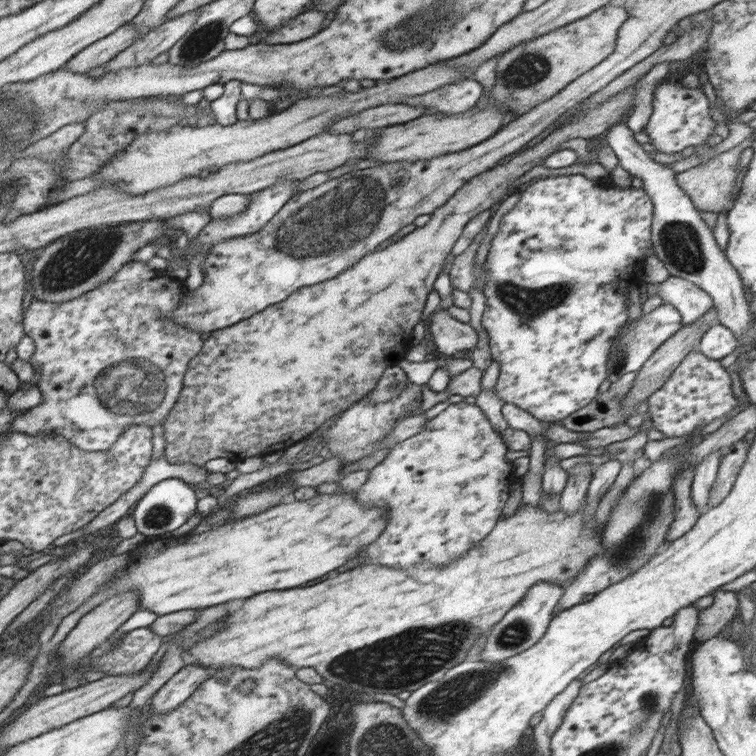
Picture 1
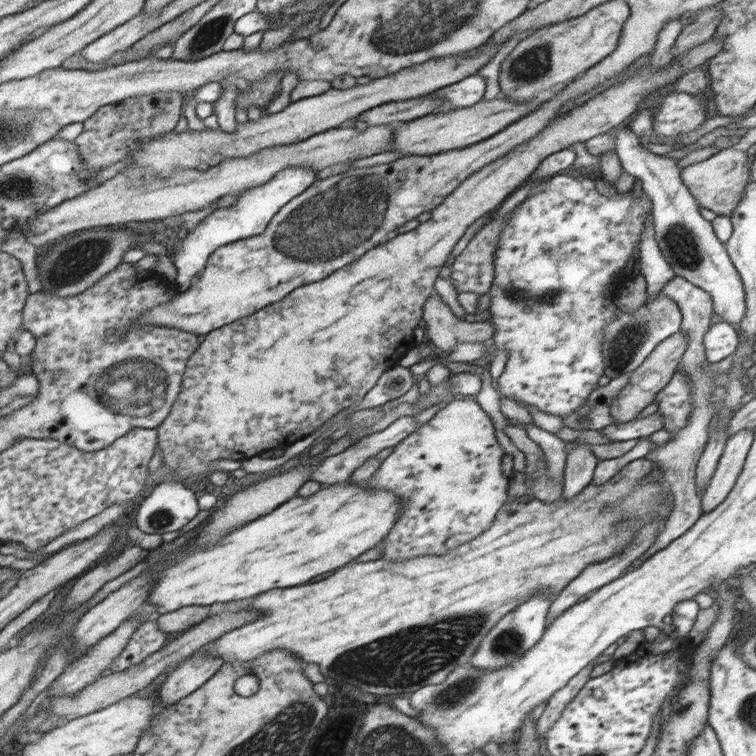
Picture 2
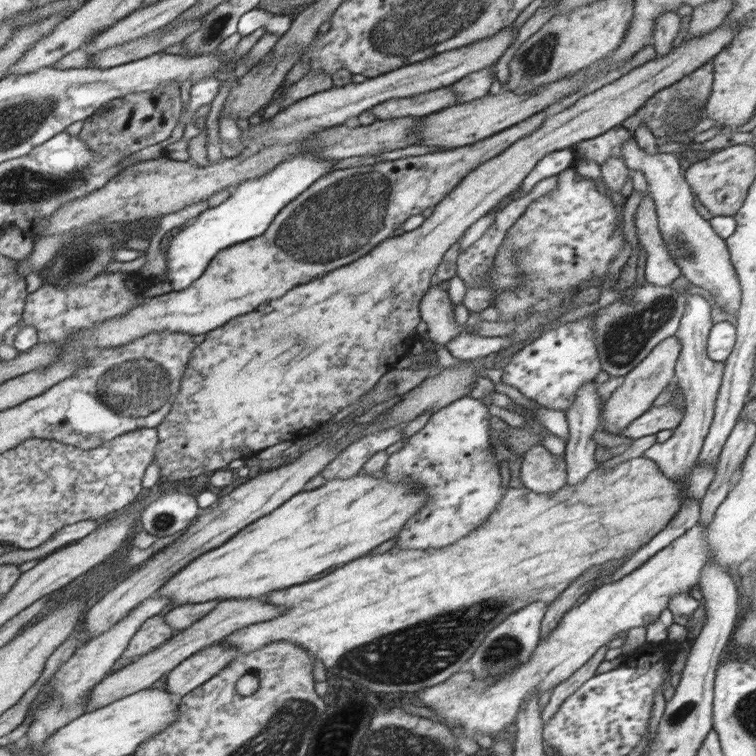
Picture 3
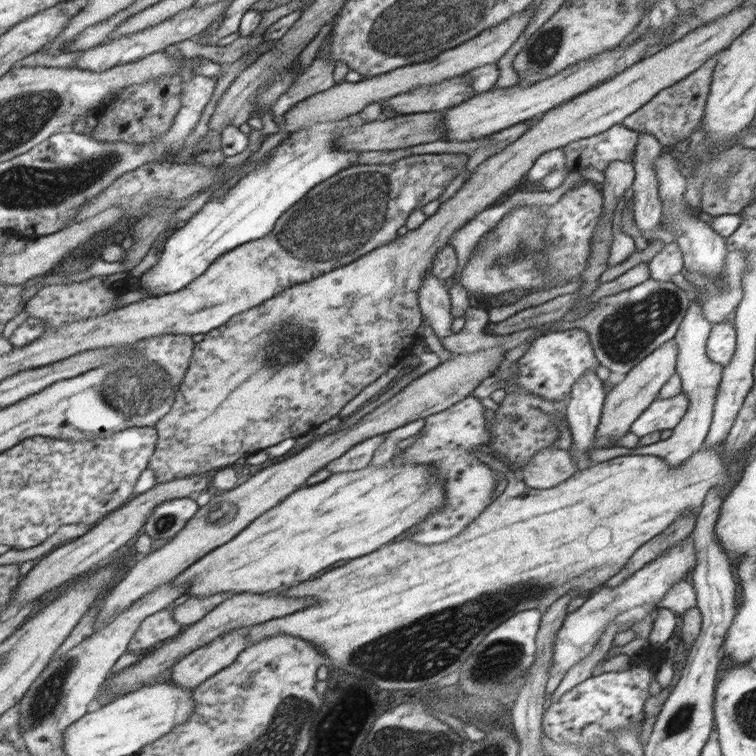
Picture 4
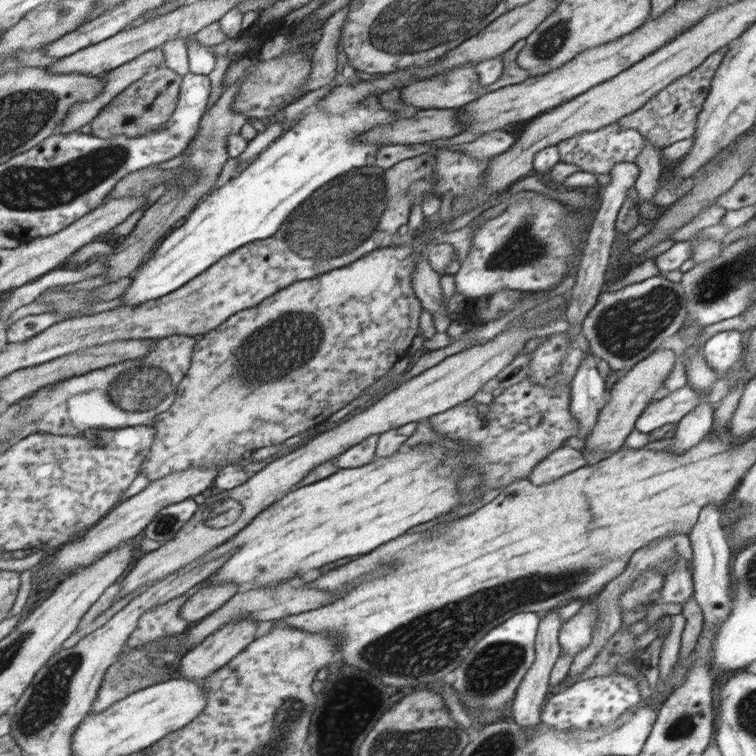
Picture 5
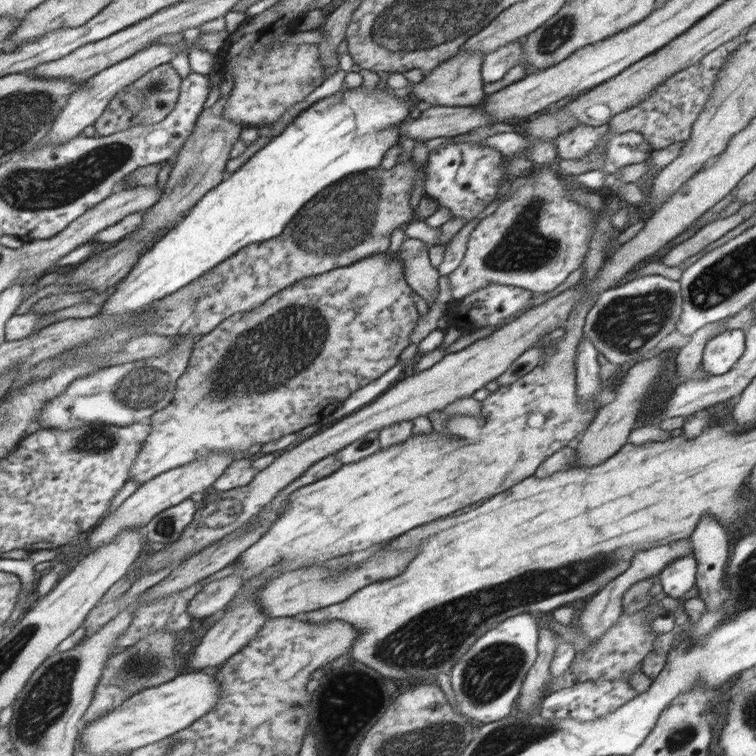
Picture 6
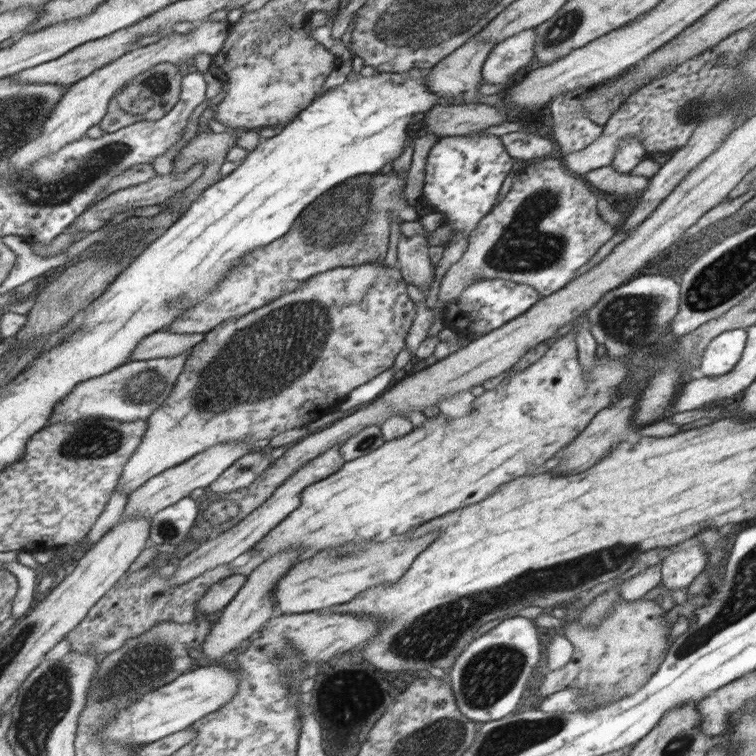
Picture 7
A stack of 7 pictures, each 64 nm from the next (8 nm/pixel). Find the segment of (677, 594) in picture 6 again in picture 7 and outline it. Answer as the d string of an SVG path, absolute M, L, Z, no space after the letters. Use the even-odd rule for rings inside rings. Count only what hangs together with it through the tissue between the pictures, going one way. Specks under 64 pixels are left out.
M695 539L682 544L660 564L662 584L670 590L682 590L703 571L707 548Z

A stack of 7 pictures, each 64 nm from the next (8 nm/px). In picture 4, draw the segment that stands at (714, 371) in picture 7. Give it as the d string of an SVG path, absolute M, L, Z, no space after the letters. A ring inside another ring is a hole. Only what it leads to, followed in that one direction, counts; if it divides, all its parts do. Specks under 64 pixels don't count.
M726 320L716 323L709 332L707 355L712 359L712 362L720 364L724 368L732 362L736 341L735 327L729 325Z

